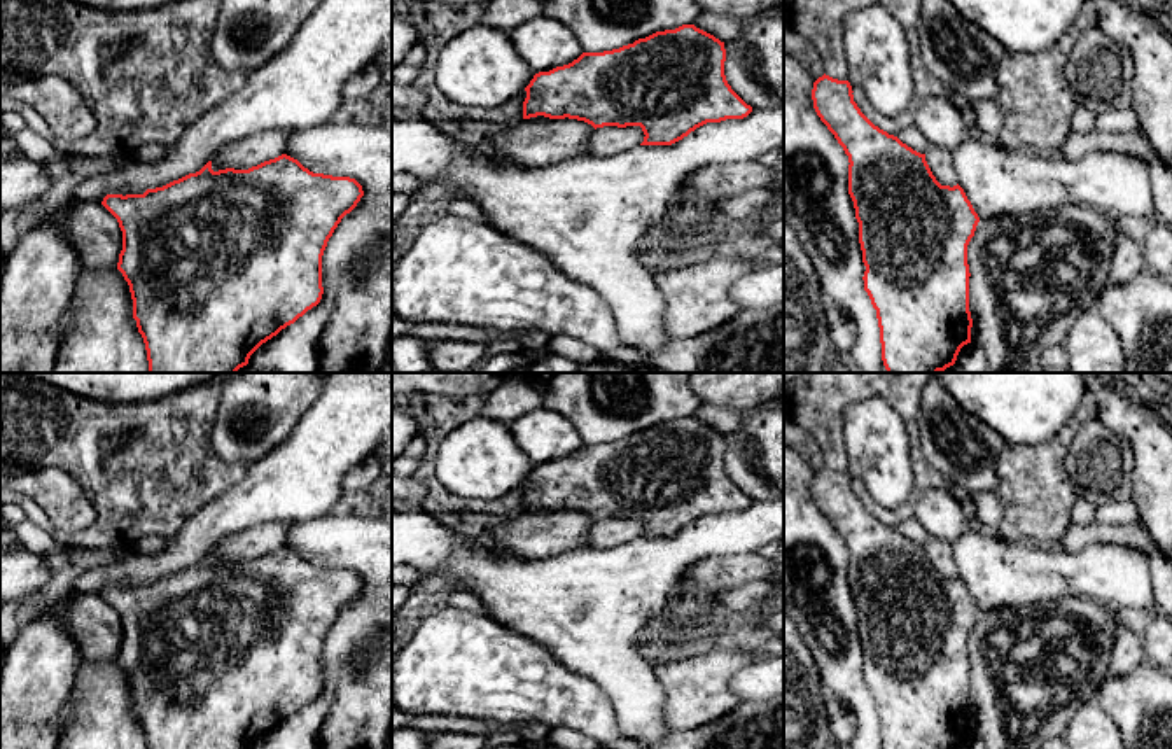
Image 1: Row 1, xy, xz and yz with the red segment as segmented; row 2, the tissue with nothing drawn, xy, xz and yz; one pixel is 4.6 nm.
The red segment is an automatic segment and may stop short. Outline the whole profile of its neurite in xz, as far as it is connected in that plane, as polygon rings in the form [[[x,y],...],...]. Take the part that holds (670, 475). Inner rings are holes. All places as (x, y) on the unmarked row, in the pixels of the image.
[[[694,416],[656,424],[619,441],[583,444],[569,457],[534,467],[530,476],[525,480],[527,490],[523,494],[523,511],[537,508],[549,511],[569,509],[584,513],[595,522],[603,518],[640,518],[645,527],[640,537],[672,537],[707,514],[743,511],[752,504],[752,499],[747,497],[728,476],[724,453],[724,434]]]

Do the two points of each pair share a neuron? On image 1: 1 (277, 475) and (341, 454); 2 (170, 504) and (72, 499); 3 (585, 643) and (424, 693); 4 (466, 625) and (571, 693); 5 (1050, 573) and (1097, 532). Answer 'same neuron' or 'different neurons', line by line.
1: same neuron
2: different neurons
3: different neurons
4: same neuron
5: different neurons

